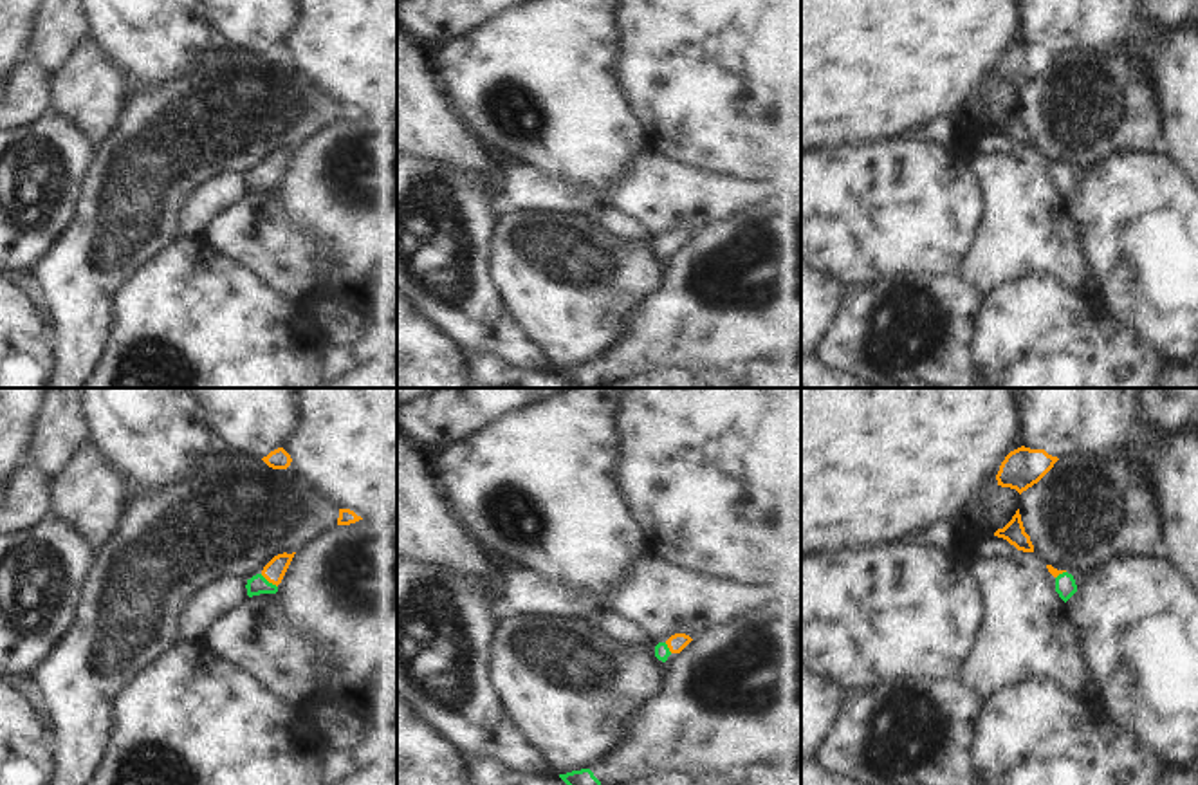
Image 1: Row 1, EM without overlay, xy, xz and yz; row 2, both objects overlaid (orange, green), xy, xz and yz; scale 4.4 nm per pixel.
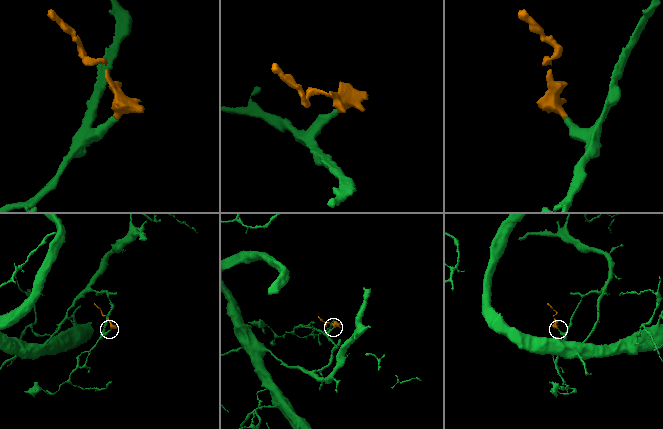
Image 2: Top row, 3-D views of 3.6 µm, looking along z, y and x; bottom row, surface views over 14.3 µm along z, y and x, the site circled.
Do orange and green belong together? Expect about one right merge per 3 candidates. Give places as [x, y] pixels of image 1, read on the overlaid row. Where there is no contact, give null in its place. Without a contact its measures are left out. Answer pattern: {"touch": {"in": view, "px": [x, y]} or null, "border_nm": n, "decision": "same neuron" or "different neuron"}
{"touch": {"in": "xy", "px": [269, 581]}, "border_nm": 100, "decision": "same neuron"}

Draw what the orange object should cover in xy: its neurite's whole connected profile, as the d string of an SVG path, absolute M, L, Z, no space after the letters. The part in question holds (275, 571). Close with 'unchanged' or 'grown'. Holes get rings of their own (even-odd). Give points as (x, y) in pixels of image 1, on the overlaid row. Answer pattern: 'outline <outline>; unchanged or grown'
outline M296 552L292 554L278 554L274 556L260 574L253 576L251 579L247 579L247 596L260 596L260 594L276 594L278 592L278 585L281 583L292 558Z; grown

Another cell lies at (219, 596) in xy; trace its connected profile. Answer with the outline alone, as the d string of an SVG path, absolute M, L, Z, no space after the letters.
M220 576L198 586L179 610L179 641L202 641L213 621L247 597L245 585L247 579Z

